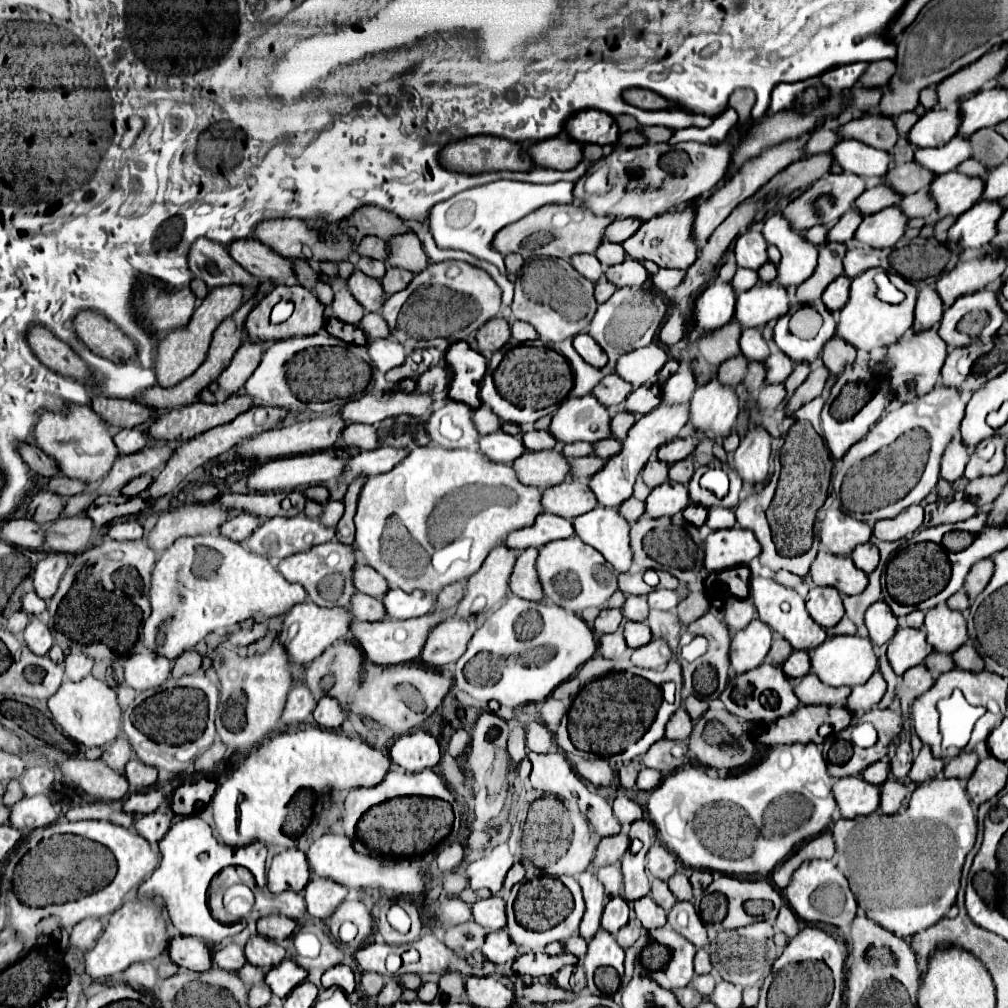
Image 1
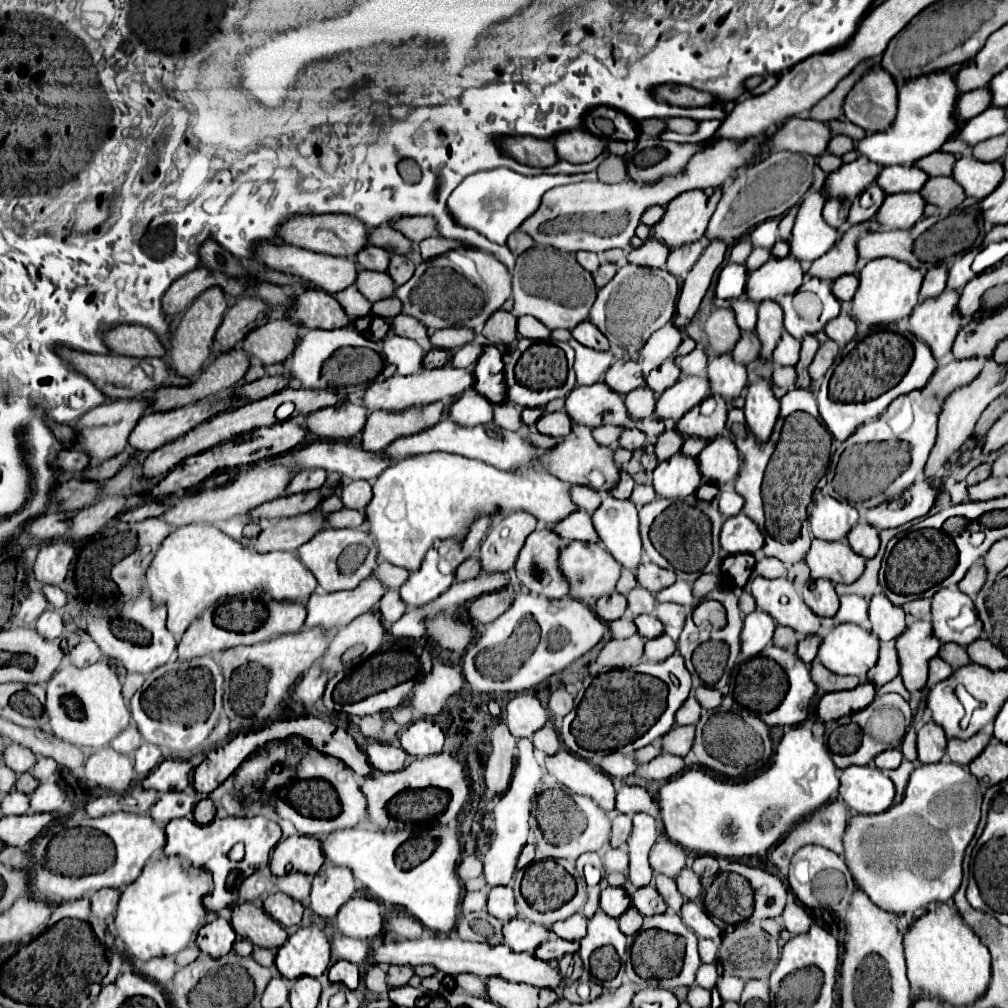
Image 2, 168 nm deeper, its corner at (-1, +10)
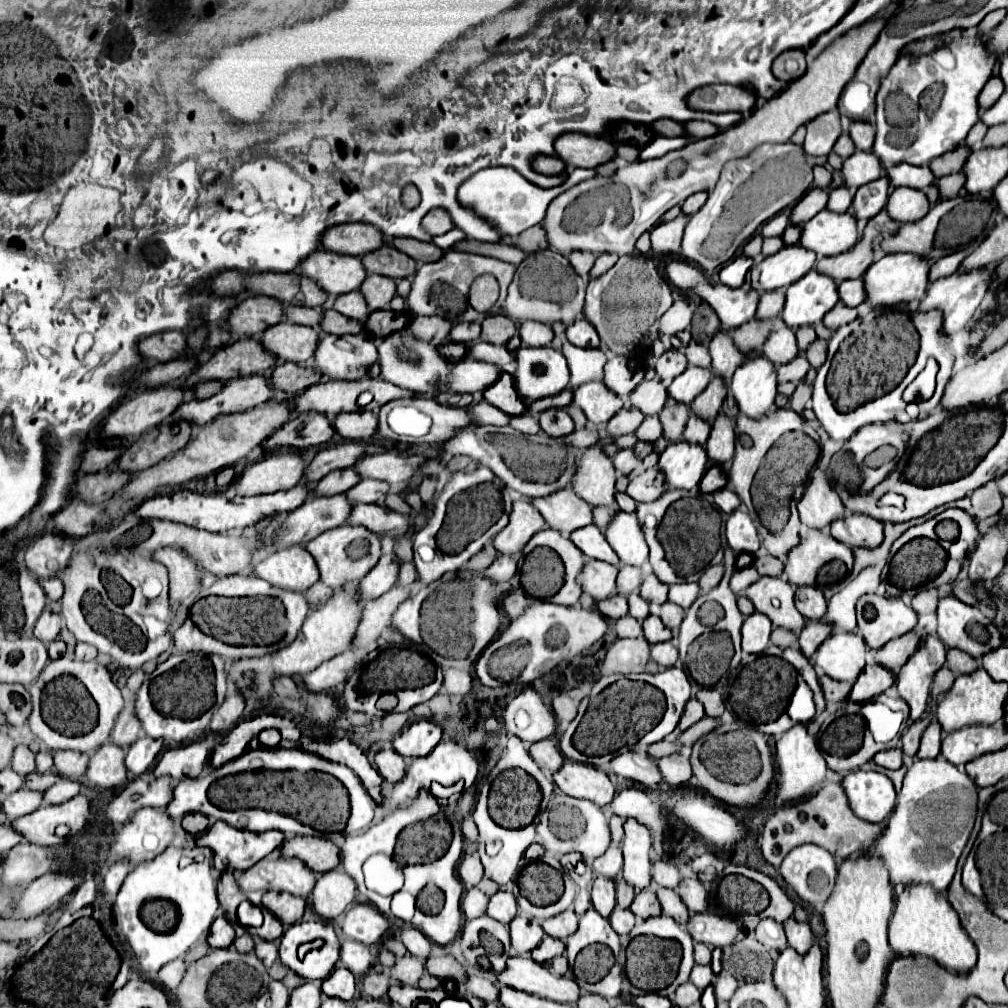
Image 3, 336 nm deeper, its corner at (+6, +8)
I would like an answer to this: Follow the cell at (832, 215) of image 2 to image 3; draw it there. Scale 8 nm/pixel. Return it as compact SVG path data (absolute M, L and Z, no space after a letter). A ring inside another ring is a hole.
M836 187L830 191L828 195L828 203L826 203L826 209L828 211L834 211L834 213L844 213L850 209L850 203L852 203L852 193L848 187Z

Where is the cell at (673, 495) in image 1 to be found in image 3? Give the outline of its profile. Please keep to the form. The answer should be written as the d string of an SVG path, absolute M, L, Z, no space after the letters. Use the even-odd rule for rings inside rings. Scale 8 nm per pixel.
M678 441L664 449L658 461L658 469L664 473L664 479L672 489L682 487L690 491L700 483L706 471L706 463L708 455L704 447Z

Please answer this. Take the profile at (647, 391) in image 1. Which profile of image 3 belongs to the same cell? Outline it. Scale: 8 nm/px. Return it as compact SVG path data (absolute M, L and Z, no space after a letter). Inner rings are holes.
M678 349L666 351L666 353L656 361L656 375L658 375L662 381L672 381L672 379L678 377L684 369L686 369L686 359L684 359L684 353L678 351Z

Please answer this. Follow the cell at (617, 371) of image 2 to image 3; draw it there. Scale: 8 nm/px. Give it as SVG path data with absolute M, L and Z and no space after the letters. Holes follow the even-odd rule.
M610 355L604 367L604 383L608 389L612 389L622 399L626 399L642 379L644 379L644 371L640 369L632 371L626 357Z

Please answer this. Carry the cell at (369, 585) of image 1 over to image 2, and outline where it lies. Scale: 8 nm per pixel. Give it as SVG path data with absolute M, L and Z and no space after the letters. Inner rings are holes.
M385 561L385 563L381 563L381 565L377 567L375 577L377 577L385 587L389 587L389 589L399 589L399 587L407 581L409 571L403 569L403 567L395 567L395 565L391 565L391 563Z

